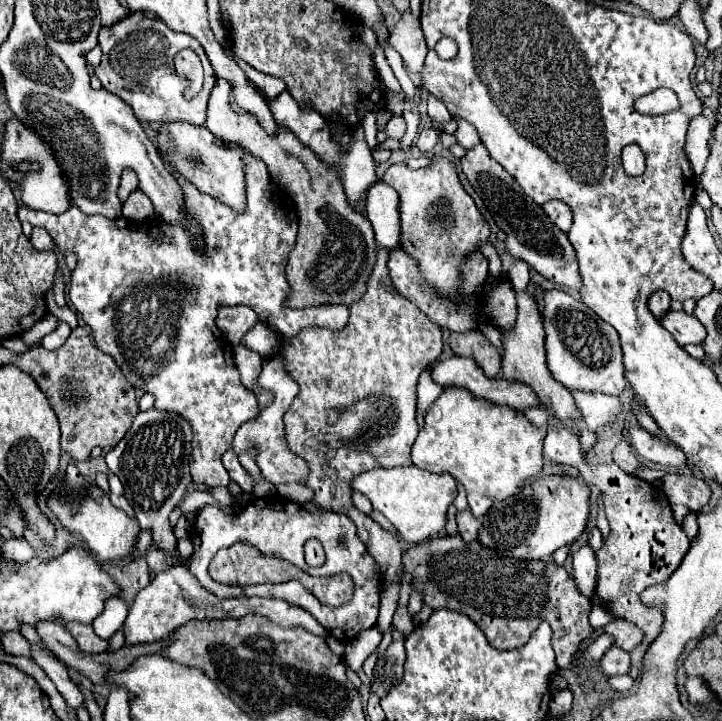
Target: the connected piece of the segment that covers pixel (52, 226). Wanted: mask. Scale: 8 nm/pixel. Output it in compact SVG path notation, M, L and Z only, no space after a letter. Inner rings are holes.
M250 153L244 155L244 161L246 161L246 191L248 191L248 205L246 205L244 213L234 213L228 205L222 205L214 197L200 193L192 183L184 181L184 177L172 167L172 175L184 187L184 199L186 199L188 213L200 221L200 227L202 227L202 233L206 239L206 255L196 255L192 237L188 235L186 229L182 229L178 225L172 227L158 217L148 219L148 221L108 219L102 215L84 215L78 207L70 207L68 211L64 211L60 215L42 213L42 211L26 209L26 207L20 207L20 211L18 211L20 221L28 221L34 227L44 227L62 251L72 249L76 253L78 265L72 273L70 297L72 297L72 305L76 307L76 311L80 313L84 323L92 329L96 347L100 351L108 353L122 367L124 377L136 389L144 389L156 397L156 403L154 403L156 409L178 413L192 425L192 455L190 455L190 463L188 463L190 475L192 475L194 483L206 483L210 487L220 487L220 485L226 487L230 483L228 471L224 469L222 459L220 459L222 453L230 447L236 453L256 447L258 467L262 469L262 475L268 481L272 481L274 485L288 483L288 481L304 483L304 479L308 477L306 461L296 457L294 453L290 453L290 449L284 441L282 417L288 411L292 399L298 395L296 381L284 371L284 367L262 367L258 381L264 389L274 391L274 401L258 415L260 409L258 409L256 397L252 395L252 391L248 391L240 383L238 369L232 359L232 347L214 323L218 303L250 305L258 313L260 321L266 321L268 325L280 325L280 333L286 343L304 327L340 329L346 325L348 315L350 315L346 305L320 305L320 307L308 307L308 309L288 309L284 305L284 301L290 293L288 291L290 285L286 283L284 267L288 263L288 253L292 251L292 247L296 243L298 215L296 215L292 199L272 183L264 161L256 159ZM148 285L150 287L162 285L164 299L158 307L150 309L150 315L144 317L144 315L138 315L134 293L140 287L148 287Z

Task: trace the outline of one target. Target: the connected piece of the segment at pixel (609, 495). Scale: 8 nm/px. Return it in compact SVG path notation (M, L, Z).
M584 461L578 465L578 471L586 481L600 489L606 519L610 523L610 535L604 539L602 549L596 551L596 593L606 609L616 613L620 619L638 625L646 633L642 643L652 643L660 633L664 617L654 607L644 607L644 603L640 603L640 591L664 583L664 579L668 579L682 563L690 541L684 529L676 523L668 499L664 499L664 491L654 483L622 471L614 461L598 465Z

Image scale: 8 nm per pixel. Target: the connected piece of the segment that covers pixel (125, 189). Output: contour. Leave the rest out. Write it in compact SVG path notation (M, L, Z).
M124 171L122 179L120 179L120 187L118 187L118 197L126 199L134 189L138 187L138 177L134 171Z

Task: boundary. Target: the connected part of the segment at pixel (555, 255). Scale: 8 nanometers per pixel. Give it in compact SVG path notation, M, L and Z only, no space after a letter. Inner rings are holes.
M480 143L462 157L462 171L466 173L468 181L476 189L476 193L484 199L488 211L492 213L494 221L498 227L506 233L506 251L516 257L526 261L530 267L534 267L540 275L546 279L558 283L560 287L566 289L580 289L580 275L578 275L578 261L576 261L576 251L568 241L568 235L560 231L548 215L544 215L542 207L532 203L528 195L524 195L524 189L516 183L508 171L504 171L486 151L486 147Z

